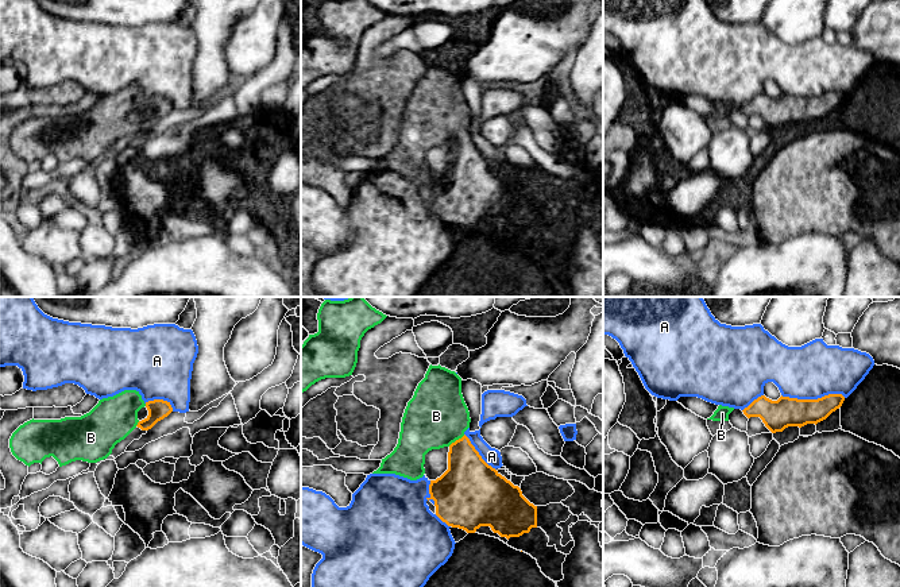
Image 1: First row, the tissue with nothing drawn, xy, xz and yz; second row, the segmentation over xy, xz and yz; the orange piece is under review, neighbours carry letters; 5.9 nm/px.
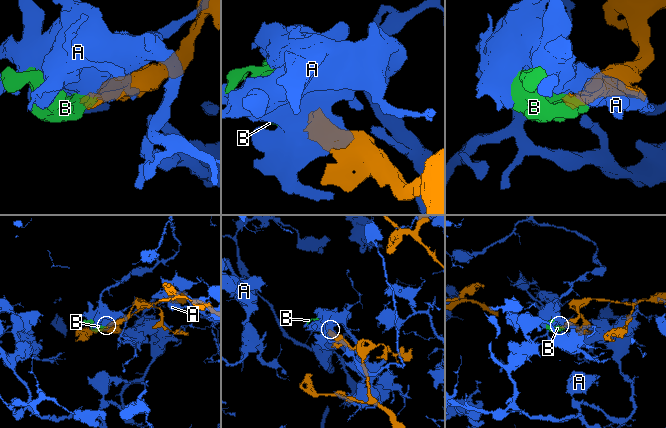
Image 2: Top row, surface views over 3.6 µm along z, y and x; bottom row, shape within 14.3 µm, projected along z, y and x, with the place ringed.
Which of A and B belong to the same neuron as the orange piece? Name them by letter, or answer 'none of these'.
B

